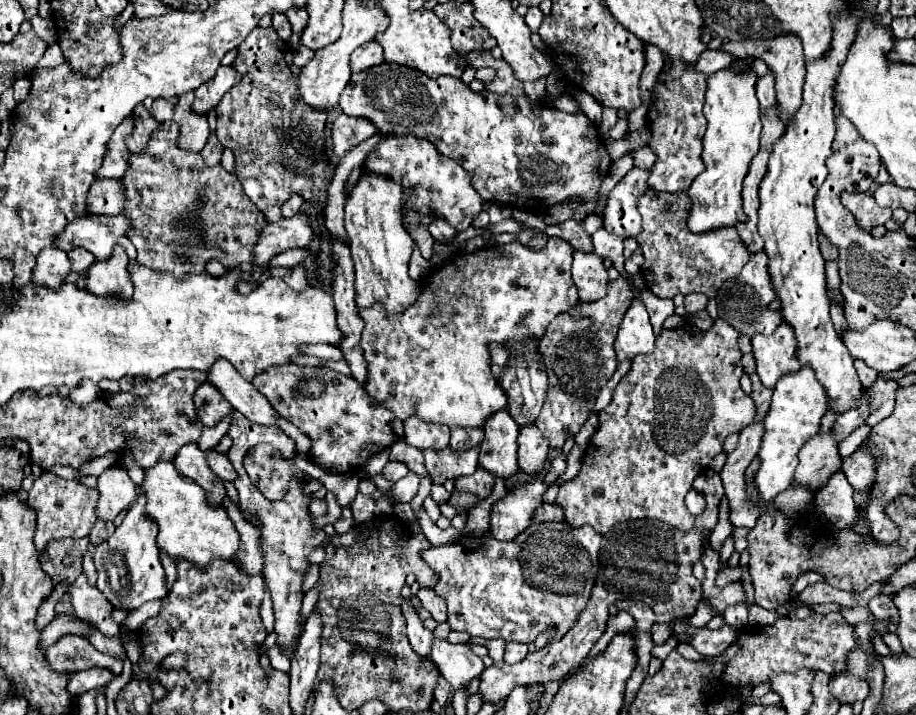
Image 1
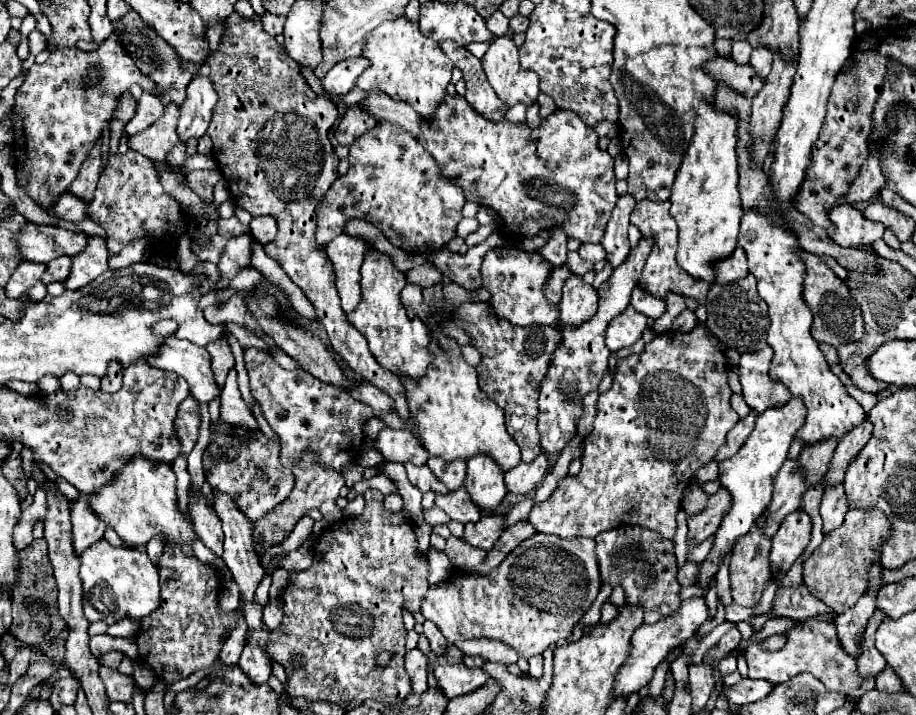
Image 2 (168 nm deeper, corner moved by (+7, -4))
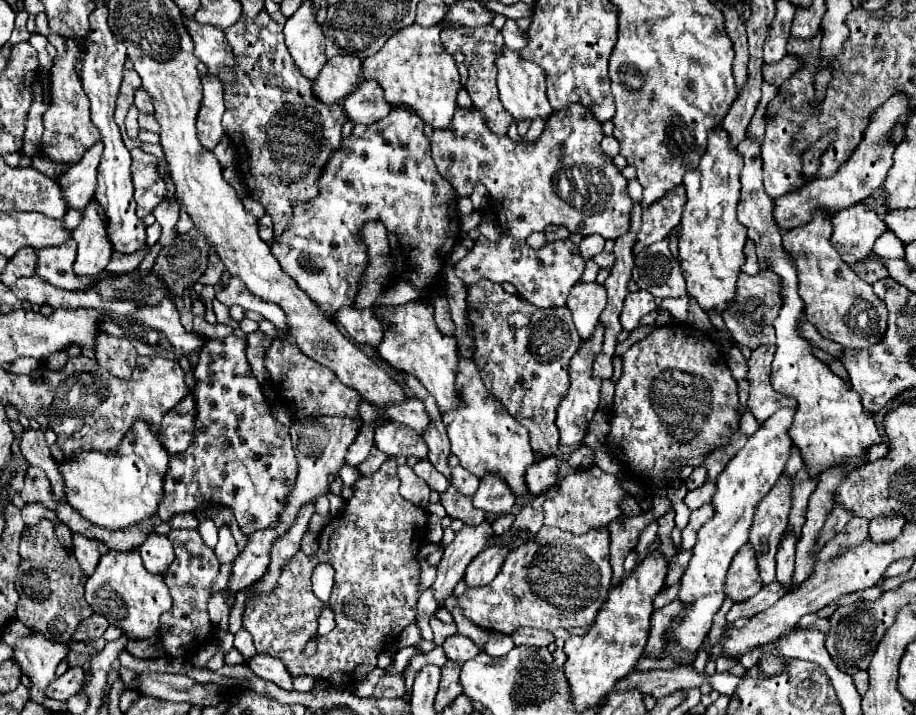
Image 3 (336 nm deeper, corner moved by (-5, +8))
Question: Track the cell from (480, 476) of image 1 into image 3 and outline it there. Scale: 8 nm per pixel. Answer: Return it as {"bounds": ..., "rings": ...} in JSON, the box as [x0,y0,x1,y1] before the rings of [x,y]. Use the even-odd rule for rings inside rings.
{"bounds":[440,487,486,527],"rings":[[[448,487],[440,495],[440,503],[444,505],[450,519],[460,519],[464,525],[470,525],[470,527],[480,525],[486,517],[484,511],[476,511],[472,507],[472,499],[464,499],[454,487]]]}

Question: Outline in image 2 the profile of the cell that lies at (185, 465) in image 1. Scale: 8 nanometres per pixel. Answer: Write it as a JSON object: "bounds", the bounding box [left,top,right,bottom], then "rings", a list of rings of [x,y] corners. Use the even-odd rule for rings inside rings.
{"bounds":[188,485,224,555],"rings":[[[190,485],[188,489],[188,513],[194,523],[194,531],[200,535],[202,543],[212,549],[216,555],[222,555],[222,543],[224,543],[224,531],[220,517],[216,515],[214,507],[208,505],[208,499],[200,489],[194,489]]]}

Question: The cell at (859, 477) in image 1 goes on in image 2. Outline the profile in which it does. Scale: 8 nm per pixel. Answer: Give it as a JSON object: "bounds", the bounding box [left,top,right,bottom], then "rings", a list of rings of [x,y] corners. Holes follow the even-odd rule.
{"bounds":[820,483,850,535],"rings":[[[842,483],[826,487],[824,497],[822,497],[822,505],[820,505],[820,515],[824,519],[824,535],[842,525],[844,515],[848,511],[848,505],[850,503],[846,499]]]}

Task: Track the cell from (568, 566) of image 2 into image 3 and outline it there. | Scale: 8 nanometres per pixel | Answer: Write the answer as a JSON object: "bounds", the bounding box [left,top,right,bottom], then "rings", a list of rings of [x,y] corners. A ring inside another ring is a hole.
{"bounds":[445,527,610,635],"rings":[[[542,527],[532,539],[532,543],[524,543],[524,547],[518,547],[516,551],[510,551],[500,573],[496,579],[486,587],[474,587],[466,589],[462,597],[452,594],[445,603],[445,608],[451,611],[454,607],[462,607],[464,615],[476,623],[482,629],[498,631],[510,635],[518,627],[534,627],[544,631],[554,631],[558,627],[572,629],[572,627],[586,627],[592,625],[598,609],[608,597],[610,591],[610,537],[608,529],[590,529],[586,535],[572,535],[554,527]]]}

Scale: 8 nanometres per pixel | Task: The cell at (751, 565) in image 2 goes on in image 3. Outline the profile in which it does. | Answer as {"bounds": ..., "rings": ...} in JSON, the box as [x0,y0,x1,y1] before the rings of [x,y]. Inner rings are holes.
{"bounds":[724,545,762,603],"rings":[[[744,545],[740,549],[740,555],[732,559],[732,567],[728,569],[724,583],[724,595],[734,603],[740,603],[756,595],[760,587],[762,587],[762,579],[756,567],[756,555],[752,555],[752,547]]]}

